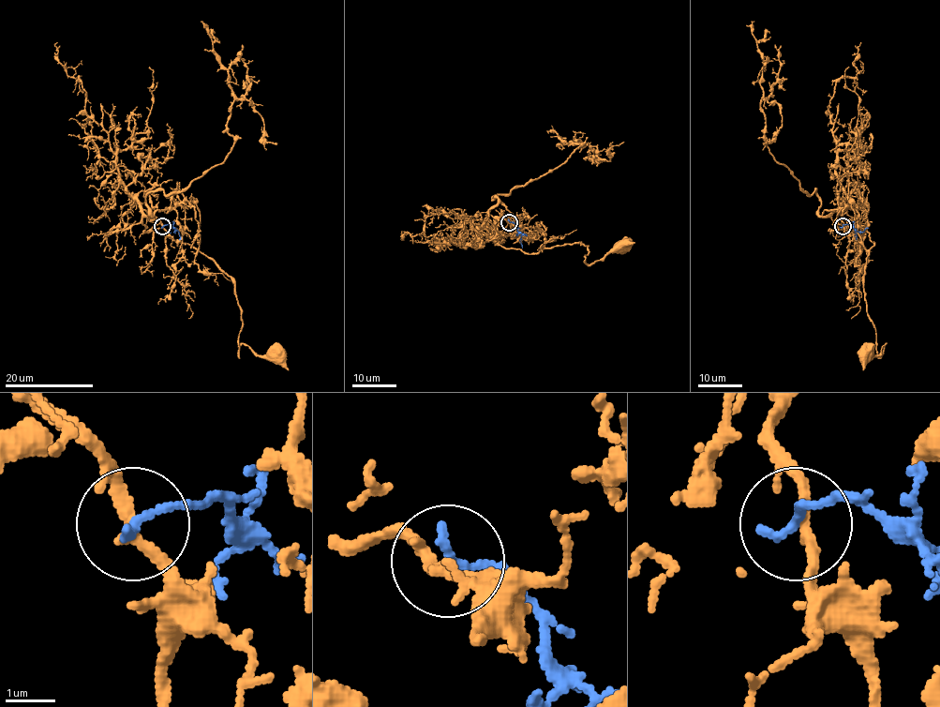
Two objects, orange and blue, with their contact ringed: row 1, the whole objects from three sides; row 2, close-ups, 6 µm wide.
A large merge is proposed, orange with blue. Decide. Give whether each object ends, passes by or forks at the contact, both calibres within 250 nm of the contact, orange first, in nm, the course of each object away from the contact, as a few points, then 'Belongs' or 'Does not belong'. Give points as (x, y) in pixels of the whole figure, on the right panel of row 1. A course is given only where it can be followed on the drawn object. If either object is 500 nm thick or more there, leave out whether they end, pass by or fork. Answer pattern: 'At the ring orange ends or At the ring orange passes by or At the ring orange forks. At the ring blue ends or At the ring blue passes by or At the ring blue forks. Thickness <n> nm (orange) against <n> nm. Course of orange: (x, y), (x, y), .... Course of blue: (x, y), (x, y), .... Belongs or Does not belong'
At the ring orange passes by. At the ring blue ends. Thickness 240 nm (orange) against 200 nm. Course of orange: (843, 225), (836, 210), (835, 222), (874, 245), (863, 292), (876, 355), (885, 344), (863, 353). Course of blue: (843, 227), (851, 225), (862, 233), (868, 228). Does not belong

